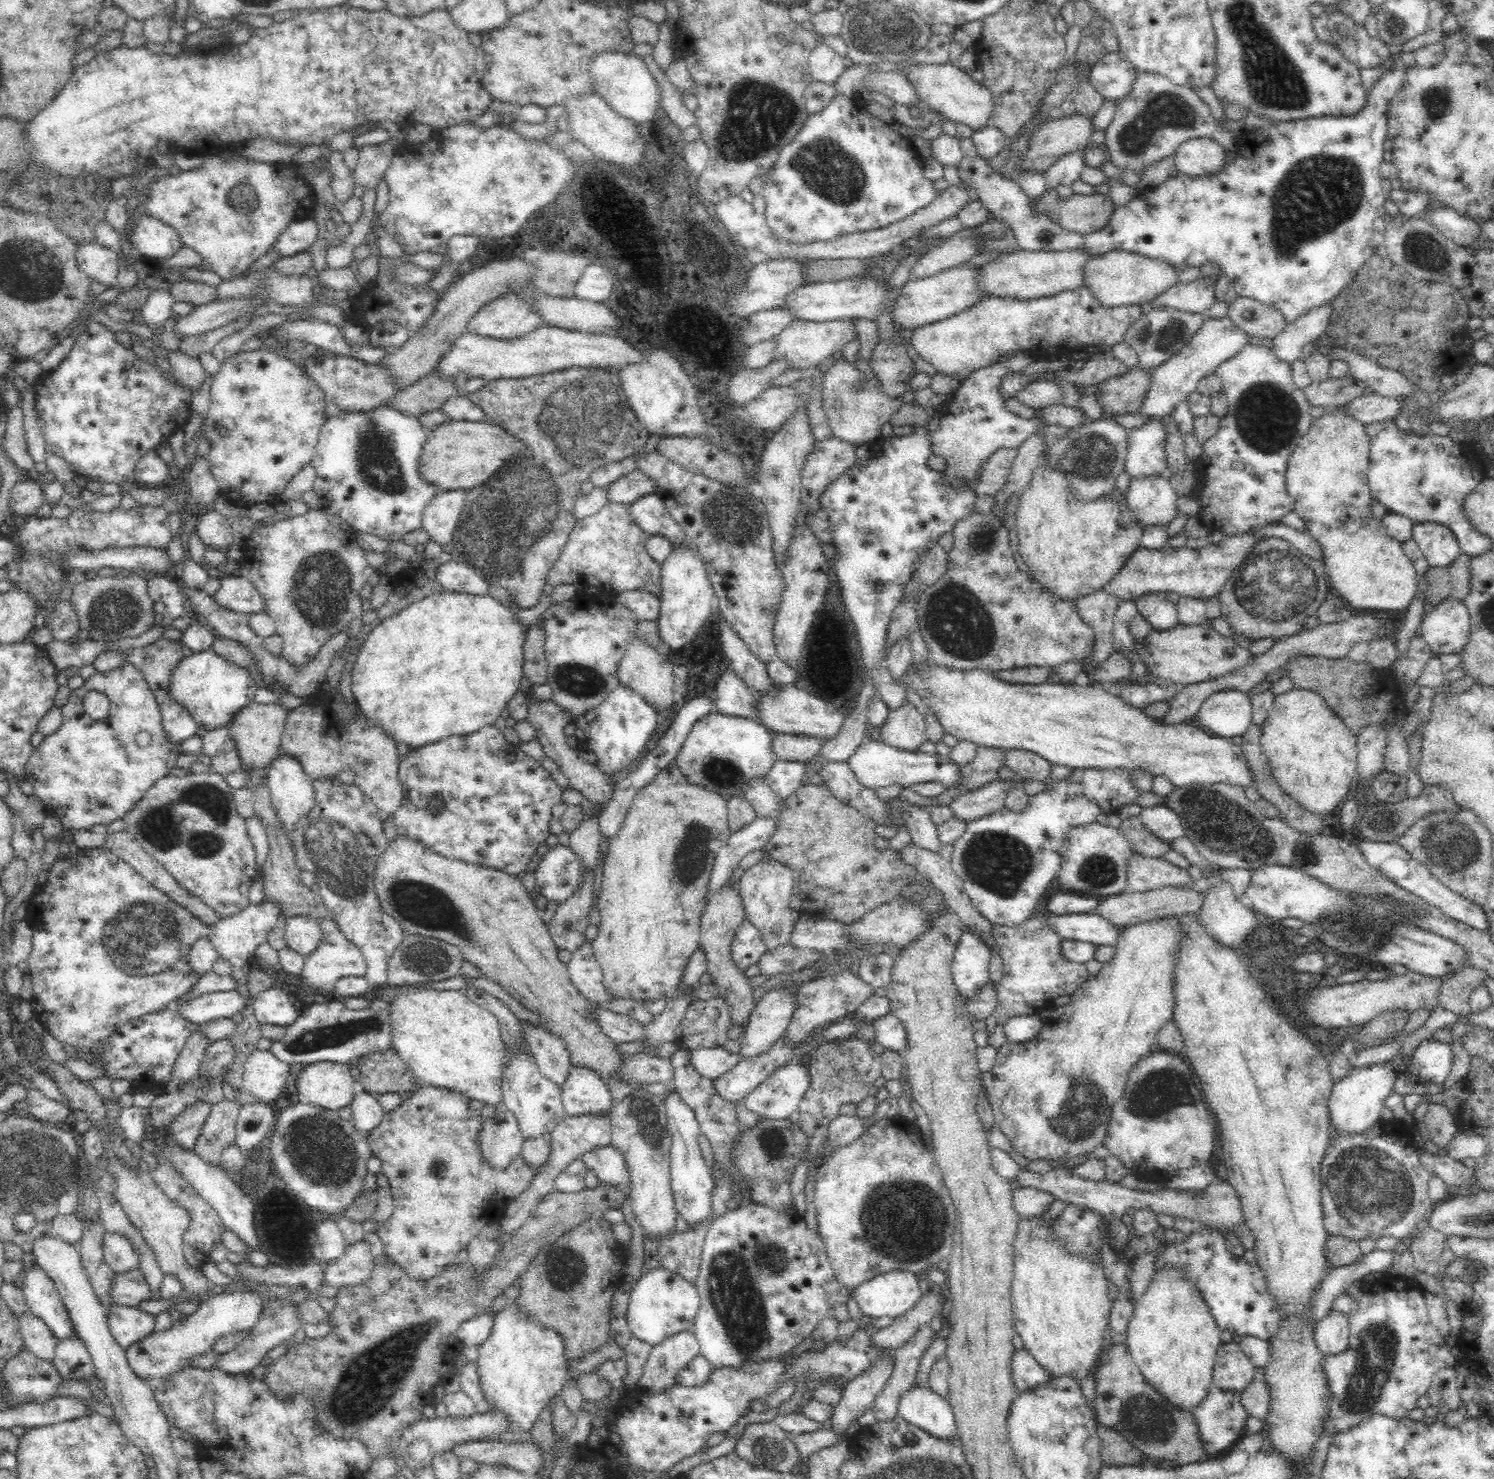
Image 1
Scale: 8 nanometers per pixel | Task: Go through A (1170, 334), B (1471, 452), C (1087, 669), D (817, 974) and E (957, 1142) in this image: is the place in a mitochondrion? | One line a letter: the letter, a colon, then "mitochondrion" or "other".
A: mitochondrion
B: other
C: other
D: other
E: other

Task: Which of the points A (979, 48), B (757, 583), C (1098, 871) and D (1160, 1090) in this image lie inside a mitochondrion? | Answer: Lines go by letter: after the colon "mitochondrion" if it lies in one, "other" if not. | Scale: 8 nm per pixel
A: other
B: other
C: mitochondrion
D: mitochondrion

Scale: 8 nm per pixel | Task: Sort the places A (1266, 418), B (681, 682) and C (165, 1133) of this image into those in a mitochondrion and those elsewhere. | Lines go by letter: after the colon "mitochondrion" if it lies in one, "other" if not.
A: mitochondrion
B: other
C: other

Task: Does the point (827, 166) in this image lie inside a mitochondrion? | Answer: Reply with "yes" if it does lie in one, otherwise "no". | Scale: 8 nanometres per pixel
yes

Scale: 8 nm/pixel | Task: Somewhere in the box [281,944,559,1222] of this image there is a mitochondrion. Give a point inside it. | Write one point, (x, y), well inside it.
(323, 1152)

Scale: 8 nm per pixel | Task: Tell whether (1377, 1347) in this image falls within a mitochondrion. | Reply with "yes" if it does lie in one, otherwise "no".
yes

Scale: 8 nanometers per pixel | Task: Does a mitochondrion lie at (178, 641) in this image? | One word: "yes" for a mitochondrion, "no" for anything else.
no

